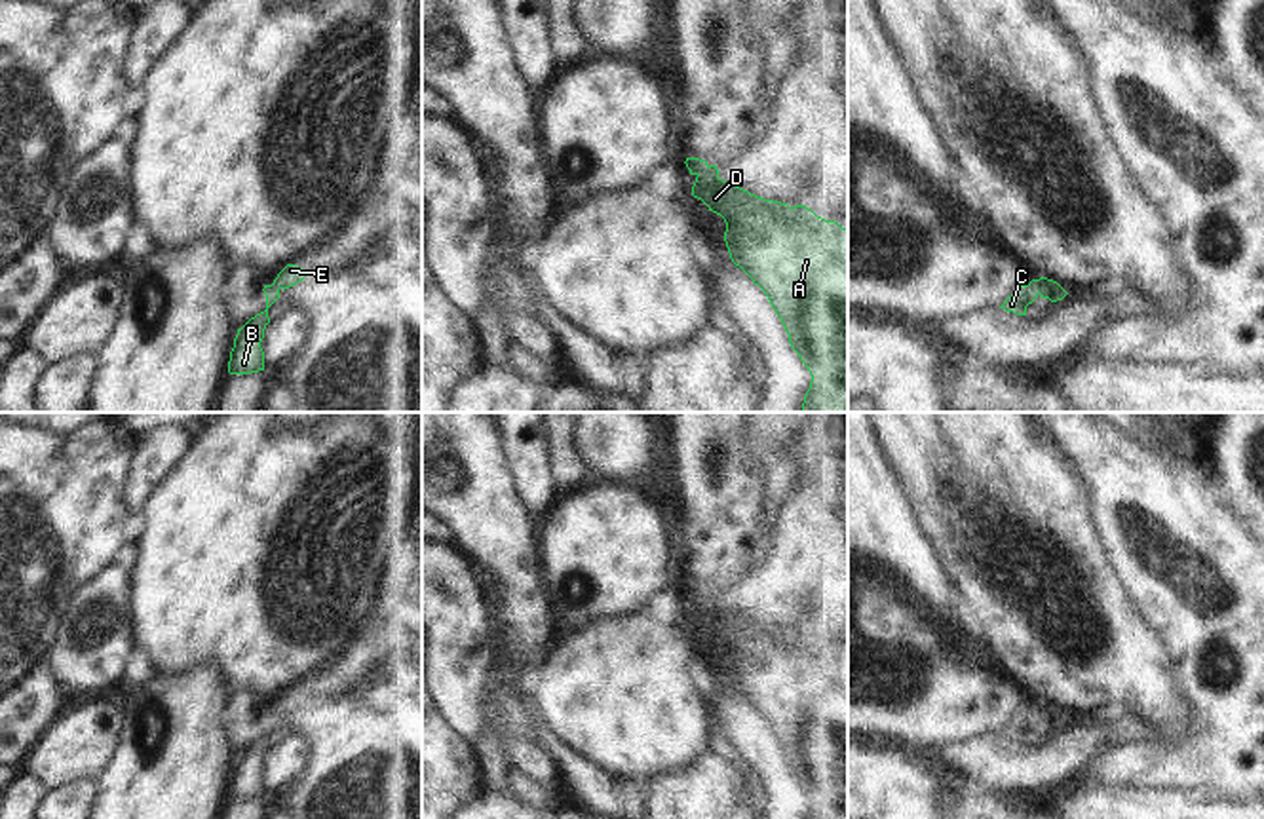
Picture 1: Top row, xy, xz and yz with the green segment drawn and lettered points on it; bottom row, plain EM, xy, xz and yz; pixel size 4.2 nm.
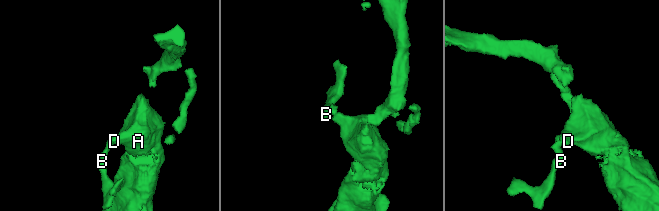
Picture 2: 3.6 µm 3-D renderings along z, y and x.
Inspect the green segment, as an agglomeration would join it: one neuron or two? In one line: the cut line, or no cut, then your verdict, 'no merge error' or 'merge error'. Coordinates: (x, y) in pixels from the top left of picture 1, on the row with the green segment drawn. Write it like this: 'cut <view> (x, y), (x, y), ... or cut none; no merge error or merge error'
cut none; no merge error

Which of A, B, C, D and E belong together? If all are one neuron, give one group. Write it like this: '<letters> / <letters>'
A B C D E

